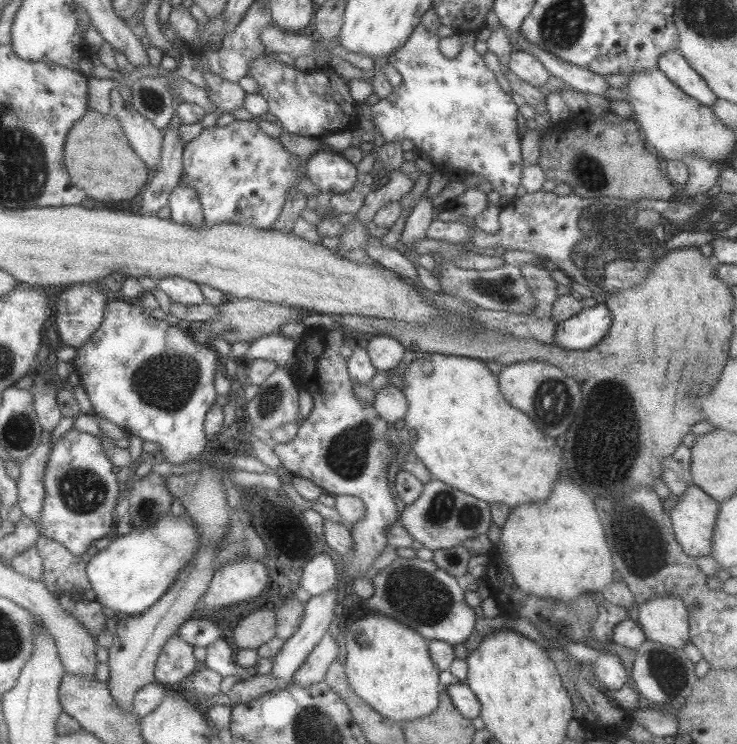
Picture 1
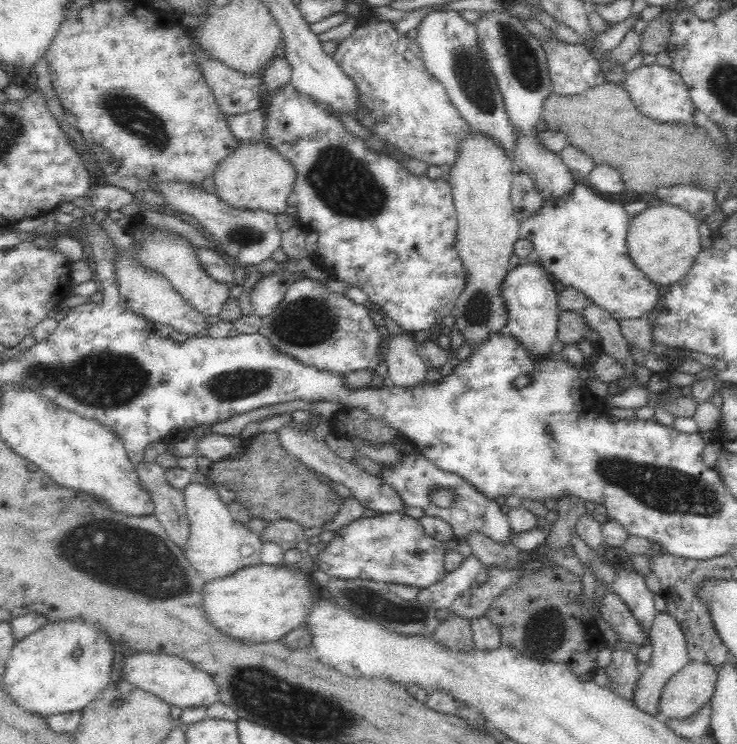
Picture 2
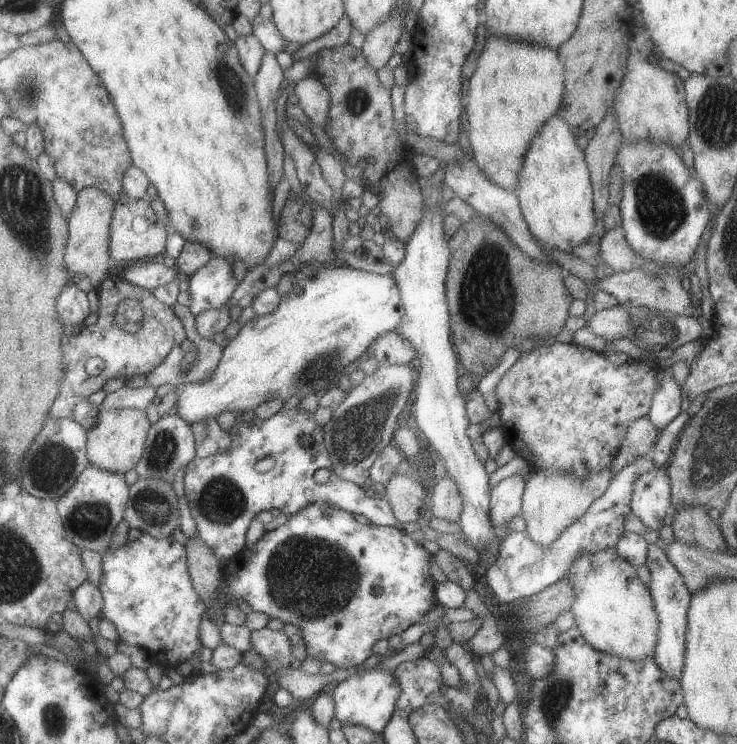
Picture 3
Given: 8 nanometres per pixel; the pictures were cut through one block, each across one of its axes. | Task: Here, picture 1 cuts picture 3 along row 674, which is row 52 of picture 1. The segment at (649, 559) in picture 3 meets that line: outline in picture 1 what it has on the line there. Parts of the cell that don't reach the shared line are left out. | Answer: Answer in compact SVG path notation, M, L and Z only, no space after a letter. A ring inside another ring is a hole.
M678 47L675 50L664 52L659 57L658 69L687 96L694 98L699 104L711 107L715 102L716 96L712 90L687 64Z

